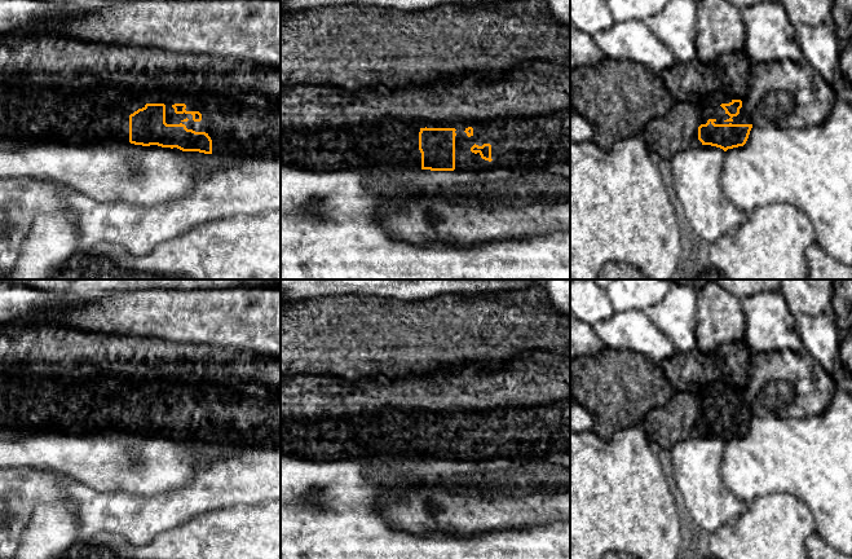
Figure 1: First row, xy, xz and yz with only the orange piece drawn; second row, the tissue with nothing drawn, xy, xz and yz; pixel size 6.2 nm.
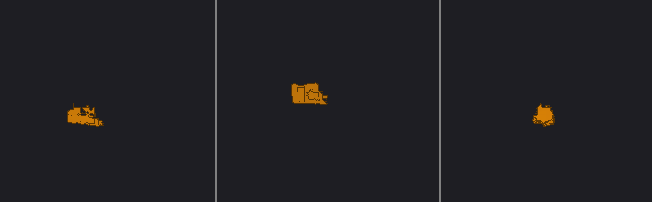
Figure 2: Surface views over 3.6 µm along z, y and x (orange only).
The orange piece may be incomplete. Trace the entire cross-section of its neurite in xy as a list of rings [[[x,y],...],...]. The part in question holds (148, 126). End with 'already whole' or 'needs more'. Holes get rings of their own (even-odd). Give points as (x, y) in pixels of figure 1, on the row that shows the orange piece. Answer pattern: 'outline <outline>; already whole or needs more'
outline [[[43,34],[0,35],[0,137],[31,144],[131,142],[212,154],[208,133],[187,129],[182,123],[167,124],[165,105],[147,102],[146,78],[122,83],[97,82],[84,88],[47,87],[56,69],[50,57],[36,61],[35,40]]]; needs more

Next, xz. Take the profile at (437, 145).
outline [[[419,119],[284,127],[281,164],[312,172],[368,168],[455,170],[455,128],[420,128]]]; needs more

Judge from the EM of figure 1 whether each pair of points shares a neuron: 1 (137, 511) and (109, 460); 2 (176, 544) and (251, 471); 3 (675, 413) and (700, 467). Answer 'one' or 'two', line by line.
1: two
2: two
3: two

